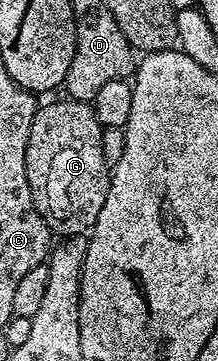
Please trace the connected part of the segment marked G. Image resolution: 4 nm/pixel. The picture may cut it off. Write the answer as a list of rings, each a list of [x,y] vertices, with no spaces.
[[[61,100],[43,104],[32,119],[26,174],[36,211],[48,223],[51,234],[65,239],[89,234],[96,219],[100,219],[104,199],[108,199],[112,169],[104,159],[103,127],[96,119],[93,104]]]

